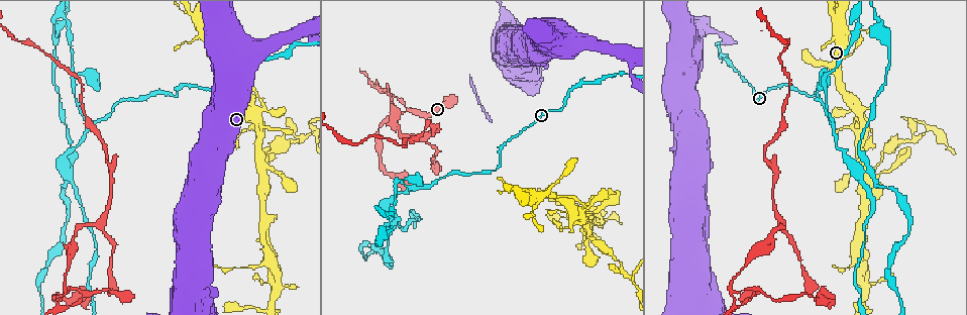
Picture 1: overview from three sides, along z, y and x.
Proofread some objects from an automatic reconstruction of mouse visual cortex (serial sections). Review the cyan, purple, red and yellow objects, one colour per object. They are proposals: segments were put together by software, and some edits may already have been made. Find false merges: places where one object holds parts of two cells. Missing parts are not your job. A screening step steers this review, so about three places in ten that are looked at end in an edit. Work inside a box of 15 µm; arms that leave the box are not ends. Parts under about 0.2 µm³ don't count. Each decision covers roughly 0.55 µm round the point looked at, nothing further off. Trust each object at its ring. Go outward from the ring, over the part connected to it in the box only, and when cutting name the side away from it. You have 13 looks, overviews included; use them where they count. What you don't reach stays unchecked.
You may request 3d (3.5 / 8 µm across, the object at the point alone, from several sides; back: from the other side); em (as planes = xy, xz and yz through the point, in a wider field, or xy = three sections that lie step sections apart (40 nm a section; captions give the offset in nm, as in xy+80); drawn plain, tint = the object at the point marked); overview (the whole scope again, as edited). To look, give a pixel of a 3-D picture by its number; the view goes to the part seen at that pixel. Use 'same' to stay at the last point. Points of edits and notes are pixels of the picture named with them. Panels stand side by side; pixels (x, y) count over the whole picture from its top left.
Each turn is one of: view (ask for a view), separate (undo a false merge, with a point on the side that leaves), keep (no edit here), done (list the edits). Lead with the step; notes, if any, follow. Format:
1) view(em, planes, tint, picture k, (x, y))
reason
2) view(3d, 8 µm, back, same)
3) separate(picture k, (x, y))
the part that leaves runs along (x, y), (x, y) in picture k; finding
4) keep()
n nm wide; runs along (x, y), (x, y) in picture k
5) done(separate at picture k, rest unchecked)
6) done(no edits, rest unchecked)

view(3d, 8 µm, picture 1, (855, 47))
closes a loop

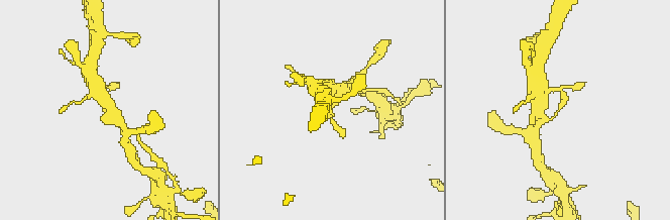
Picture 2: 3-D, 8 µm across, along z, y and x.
view(3d, 3.5 µm, picture 2, (559, 108))

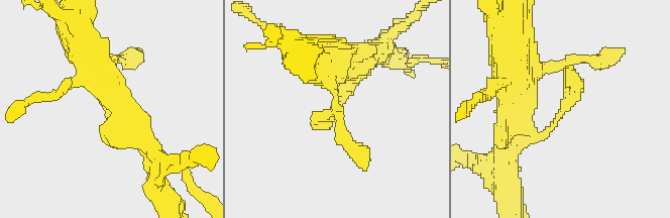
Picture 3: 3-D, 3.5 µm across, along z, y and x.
keep()
runs along (518, 125), (544, 134), (562, 106) in picture 3; all the same cell

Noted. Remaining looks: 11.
view(3d, 3.5 µm, picture 1, (810, 96))
sharp bend

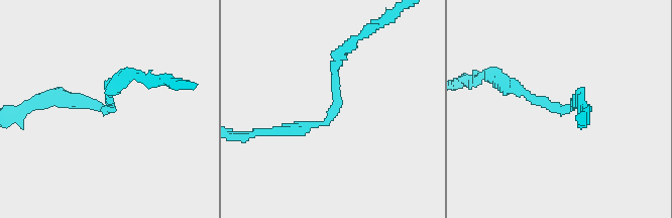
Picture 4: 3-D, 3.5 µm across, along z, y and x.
view(em, xy, step 3, tint, picture 4, (111, 106))
arms of 200, 200 nm

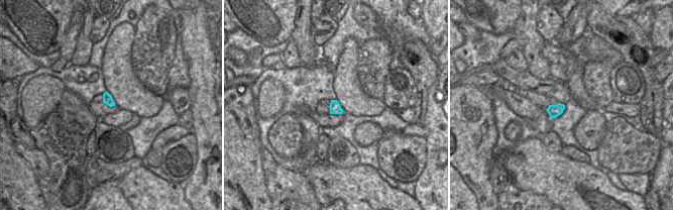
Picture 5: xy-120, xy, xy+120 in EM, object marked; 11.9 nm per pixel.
view(em, xy, step 2, tint, same)
another direction

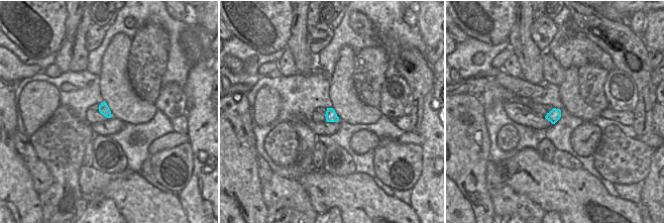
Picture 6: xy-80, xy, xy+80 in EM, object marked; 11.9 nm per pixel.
keep()
runs along (343, 49), (331, 116), (282, 129) in picture 4; one cell here

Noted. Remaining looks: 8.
view(3d, 8 µm, back, picture 1, (413, 187))

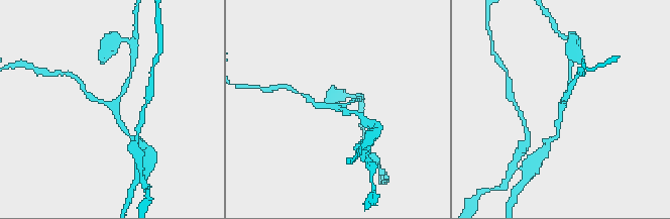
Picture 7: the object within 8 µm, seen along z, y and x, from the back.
view(3d, 3.5 µm, picture 7, (111, 104))
closer look

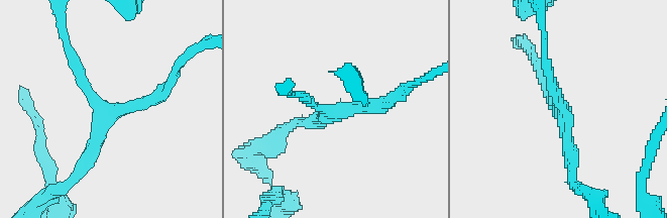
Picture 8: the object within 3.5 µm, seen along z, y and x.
view(em, xy, step 2, tint, picture 8, (339, 113))
3 arms; arms of 150, 200, 250 nm; need the tissue

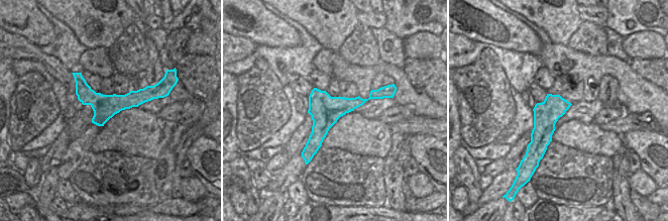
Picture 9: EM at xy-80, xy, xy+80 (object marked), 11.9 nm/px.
keep()
360 nm wide; runs along (375, 94), (342, 105), (309, 144) in picture 9; continuous, no second cell

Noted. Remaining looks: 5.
view(3d, 8 µm, picture 1, (825, 76))
calibre changes

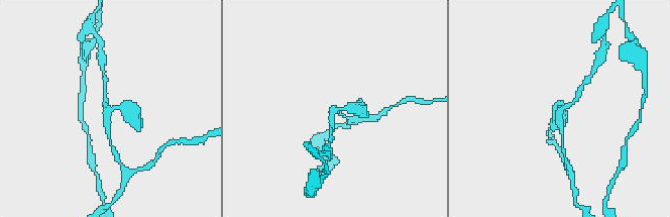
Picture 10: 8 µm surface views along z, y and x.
view(3d, 3.5 µm, picture 10, (331, 110))

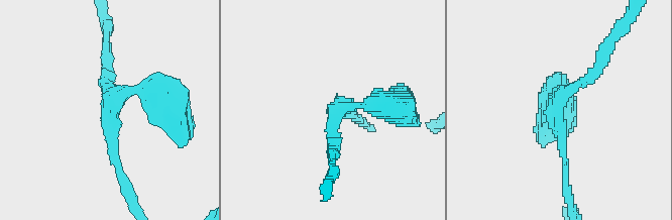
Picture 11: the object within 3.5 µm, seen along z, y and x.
view(em, xy, step 5, tint, picture 11, (338, 106))

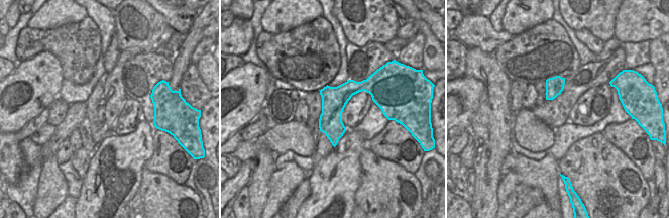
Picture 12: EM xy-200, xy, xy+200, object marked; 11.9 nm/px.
keep()
runs along (565, 169), (557, 100), (601, 57) in picture 11; one cell here

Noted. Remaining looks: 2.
done(no edits, rest unchecked)

